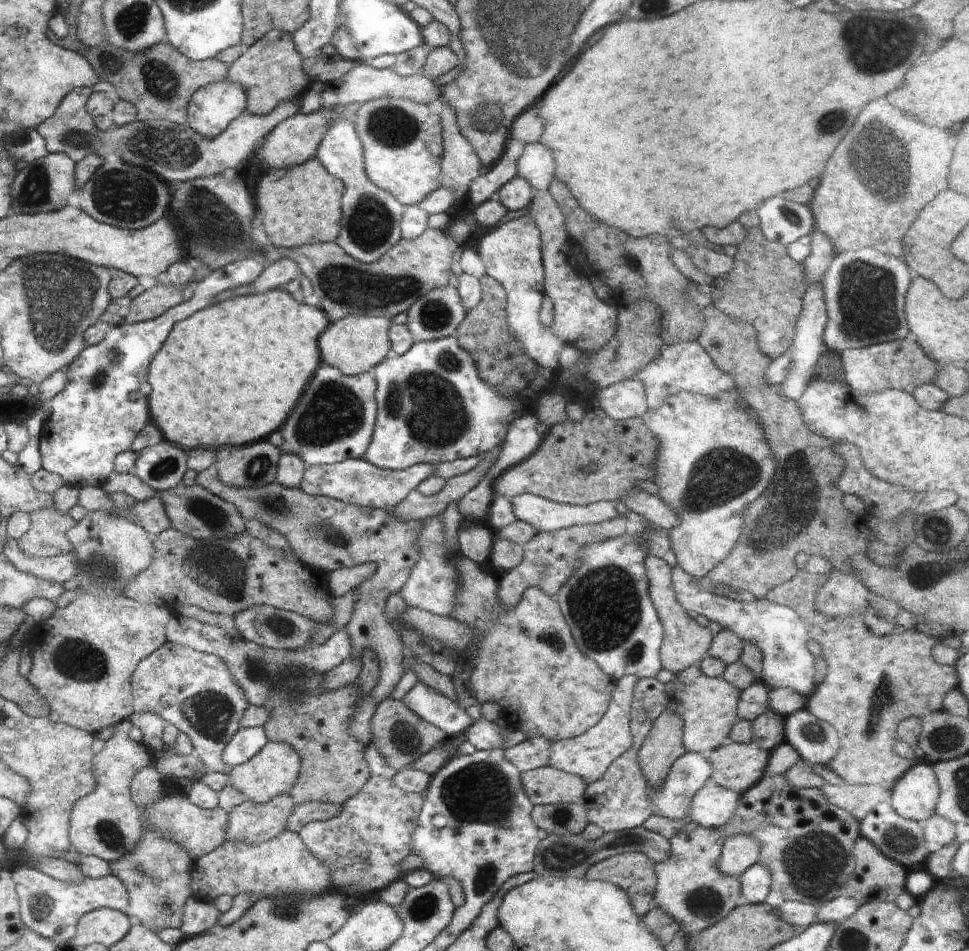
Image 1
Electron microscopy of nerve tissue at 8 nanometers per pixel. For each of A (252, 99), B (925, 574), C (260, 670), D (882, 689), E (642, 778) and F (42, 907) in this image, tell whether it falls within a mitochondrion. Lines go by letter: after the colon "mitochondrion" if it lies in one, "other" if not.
A: other
B: mitochondrion
C: mitochondrion
D: mitochondrion
E: other
F: mitochondrion

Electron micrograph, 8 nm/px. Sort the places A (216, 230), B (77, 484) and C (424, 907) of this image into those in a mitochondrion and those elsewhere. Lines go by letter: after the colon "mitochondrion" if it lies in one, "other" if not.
A: mitochondrion
B: other
C: mitochondrion

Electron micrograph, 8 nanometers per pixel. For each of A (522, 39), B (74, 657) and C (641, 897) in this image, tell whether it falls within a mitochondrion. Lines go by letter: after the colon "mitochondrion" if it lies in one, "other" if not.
A: mitochondrion
B: mitochondrion
C: other

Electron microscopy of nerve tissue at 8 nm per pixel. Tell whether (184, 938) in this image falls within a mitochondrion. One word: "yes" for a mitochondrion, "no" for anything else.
no

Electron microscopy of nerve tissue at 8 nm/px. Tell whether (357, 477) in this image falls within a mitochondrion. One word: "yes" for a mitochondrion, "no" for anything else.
yes

